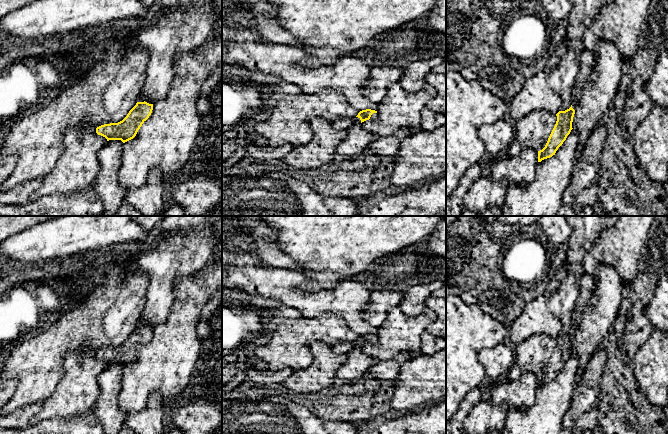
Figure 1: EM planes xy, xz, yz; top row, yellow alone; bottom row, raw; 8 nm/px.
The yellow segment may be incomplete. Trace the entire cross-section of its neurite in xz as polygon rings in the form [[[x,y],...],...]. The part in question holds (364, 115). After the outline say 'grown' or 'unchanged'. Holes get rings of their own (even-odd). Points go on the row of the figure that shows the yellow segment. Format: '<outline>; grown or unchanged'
[[[366,109],[362,110],[358,113],[356,117],[354,117],[355,121],[358,122],[364,122],[366,120],[375,120],[378,117],[377,111],[371,110],[371,109]]]; grown

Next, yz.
[[[572,105],[569,109],[565,111],[559,111],[556,114],[557,121],[548,138],[548,141],[545,147],[538,151],[538,162],[555,155],[558,148],[563,144],[573,129],[572,122],[574,114],[575,110],[572,108]]]; unchanged

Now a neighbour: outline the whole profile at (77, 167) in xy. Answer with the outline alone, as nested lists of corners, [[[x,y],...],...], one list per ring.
[[[81,127],[69,131],[64,143],[65,150],[58,158],[54,168],[42,178],[42,185],[31,195],[31,200],[35,201],[54,194],[72,197],[93,185],[100,170],[97,153],[107,143],[107,139],[98,135],[95,129]]]

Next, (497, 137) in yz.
[[[504,119],[478,129],[478,136],[483,142],[488,157],[499,157],[506,153],[515,138],[515,129]]]

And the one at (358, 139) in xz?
[[[358,121],[346,130],[346,138],[338,144],[336,149],[338,157],[357,157],[378,138],[377,135],[366,131]]]

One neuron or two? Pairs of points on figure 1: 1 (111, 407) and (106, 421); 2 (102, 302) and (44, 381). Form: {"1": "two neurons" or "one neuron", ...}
{"1": "one neuron", "2": "one neuron"}

